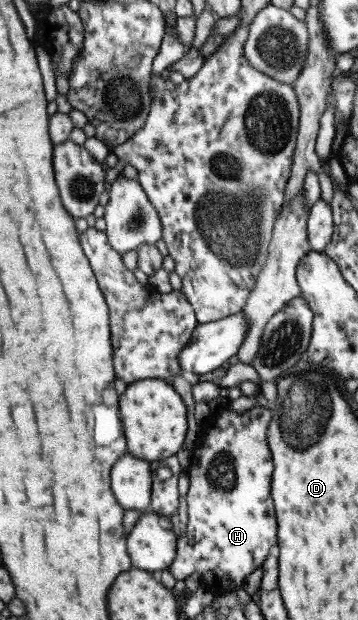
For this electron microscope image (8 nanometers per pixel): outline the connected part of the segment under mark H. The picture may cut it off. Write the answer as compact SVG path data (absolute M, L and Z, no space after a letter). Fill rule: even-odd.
M223 405L215 408L200 428L197 444L192 449L193 460L187 468L186 530L176 539L175 556L167 567L174 579L183 580L196 573L200 585L207 587L214 597L225 592L239 591L246 576L261 567L268 549L276 543L275 509L269 494L273 465L266 440L271 417L271 410L263 405L255 405L240 412L234 412Z

